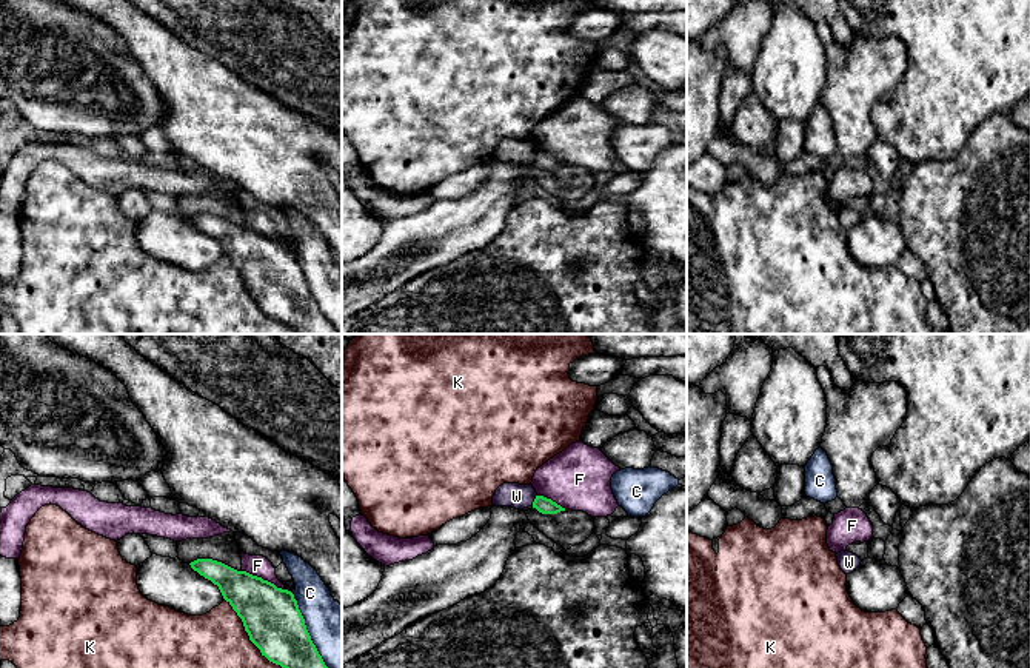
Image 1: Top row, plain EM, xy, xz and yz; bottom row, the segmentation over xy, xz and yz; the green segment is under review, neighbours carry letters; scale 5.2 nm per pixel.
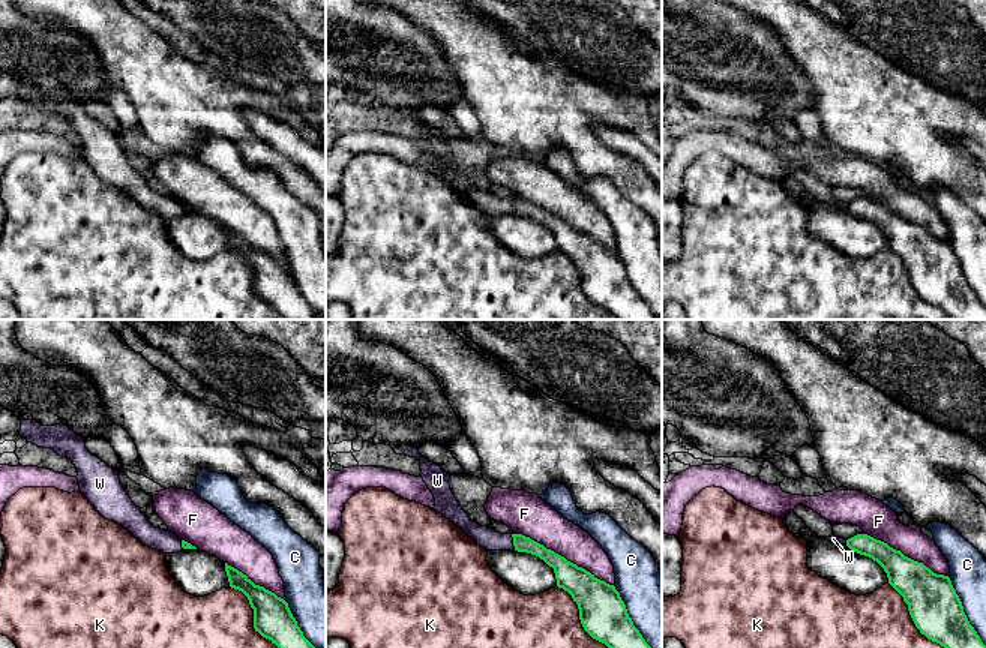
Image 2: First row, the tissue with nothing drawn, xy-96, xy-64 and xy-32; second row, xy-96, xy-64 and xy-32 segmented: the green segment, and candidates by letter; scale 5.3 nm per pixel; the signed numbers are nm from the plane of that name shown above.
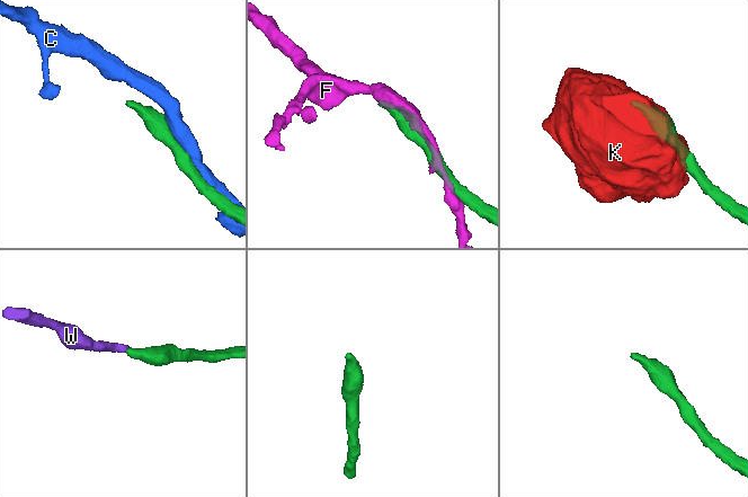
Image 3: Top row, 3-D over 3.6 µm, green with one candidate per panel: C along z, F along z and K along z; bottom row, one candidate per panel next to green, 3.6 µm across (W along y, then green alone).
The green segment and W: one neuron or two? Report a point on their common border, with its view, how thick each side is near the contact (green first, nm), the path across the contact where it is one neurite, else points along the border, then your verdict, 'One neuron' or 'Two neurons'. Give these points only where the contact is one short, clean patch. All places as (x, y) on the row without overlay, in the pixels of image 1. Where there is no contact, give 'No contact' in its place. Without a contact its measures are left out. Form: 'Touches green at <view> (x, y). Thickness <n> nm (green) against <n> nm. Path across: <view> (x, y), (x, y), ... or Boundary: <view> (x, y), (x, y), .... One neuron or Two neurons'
Touches green at xz (535, 156). Thickness 90 nm (green) against 130 nm. Path across: xz (544, 160), (535, 156), (527, 151), (516, 151). One neuron

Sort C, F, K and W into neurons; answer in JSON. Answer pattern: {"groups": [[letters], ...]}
{"groups": [["C"], ["F"], ["K"], ["W"]]}

